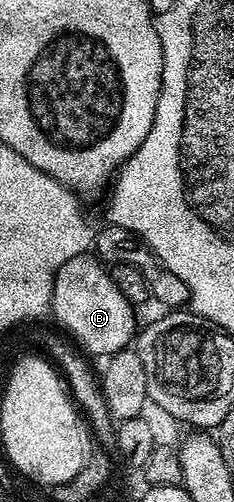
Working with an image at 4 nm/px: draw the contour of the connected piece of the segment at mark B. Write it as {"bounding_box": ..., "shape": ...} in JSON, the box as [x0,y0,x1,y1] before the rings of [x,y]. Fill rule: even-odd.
{"bounding_box":[51,254,137,358],"shape":[[[91,254],[69,258],[69,262],[57,270],[51,295],[51,312],[59,319],[58,327],[92,357],[110,358],[116,352],[124,351],[137,332],[136,309],[121,294],[121,290],[117,290],[103,261]]]}

